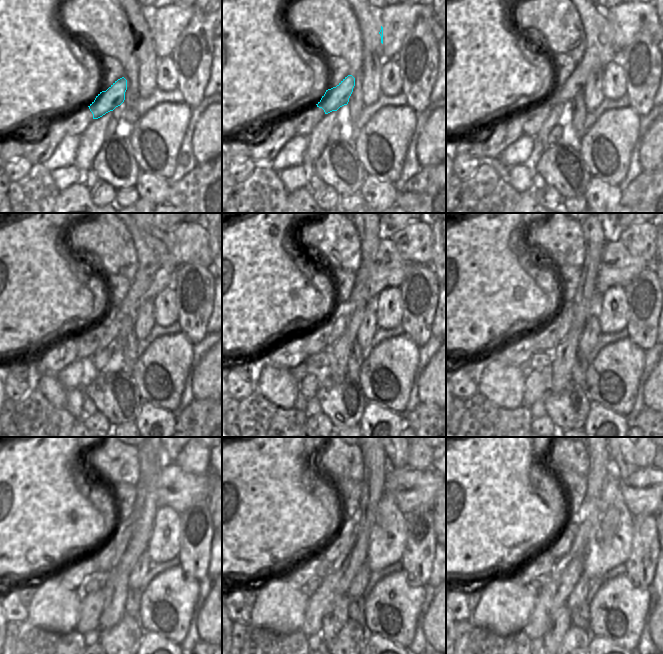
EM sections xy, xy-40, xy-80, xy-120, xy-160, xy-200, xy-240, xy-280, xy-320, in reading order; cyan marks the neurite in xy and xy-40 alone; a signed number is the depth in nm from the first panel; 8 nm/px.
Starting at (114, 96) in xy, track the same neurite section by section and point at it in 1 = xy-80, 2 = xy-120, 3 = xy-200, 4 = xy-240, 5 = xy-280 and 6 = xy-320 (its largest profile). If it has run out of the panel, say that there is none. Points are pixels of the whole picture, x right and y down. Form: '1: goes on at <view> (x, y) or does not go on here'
1: goes on at xy-80 (600, 55)
2: goes on at xy-120 (159, 274)
3: goes on at xy-200 (617, 267)
4: goes on at xy-240 (176, 489)
5: goes on at xy-280 (409, 488)
6: goes on at xy-320 (644, 491)

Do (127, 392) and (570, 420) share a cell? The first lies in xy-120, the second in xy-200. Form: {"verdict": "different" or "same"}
{"verdict": "same"}

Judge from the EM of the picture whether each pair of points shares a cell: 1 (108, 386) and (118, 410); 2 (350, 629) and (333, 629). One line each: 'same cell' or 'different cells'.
1: same cell
2: different cells

